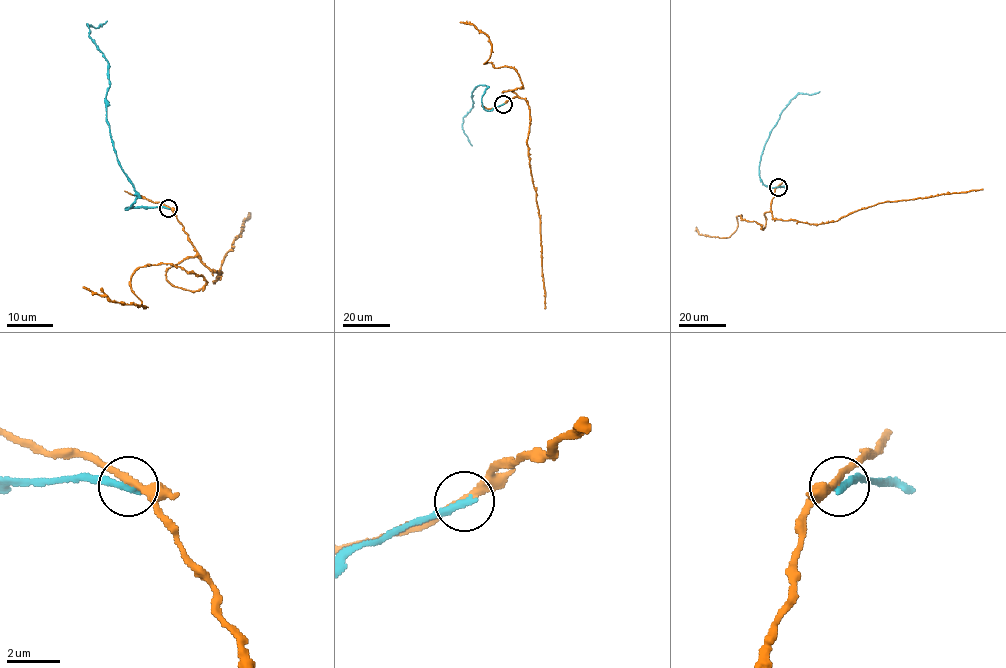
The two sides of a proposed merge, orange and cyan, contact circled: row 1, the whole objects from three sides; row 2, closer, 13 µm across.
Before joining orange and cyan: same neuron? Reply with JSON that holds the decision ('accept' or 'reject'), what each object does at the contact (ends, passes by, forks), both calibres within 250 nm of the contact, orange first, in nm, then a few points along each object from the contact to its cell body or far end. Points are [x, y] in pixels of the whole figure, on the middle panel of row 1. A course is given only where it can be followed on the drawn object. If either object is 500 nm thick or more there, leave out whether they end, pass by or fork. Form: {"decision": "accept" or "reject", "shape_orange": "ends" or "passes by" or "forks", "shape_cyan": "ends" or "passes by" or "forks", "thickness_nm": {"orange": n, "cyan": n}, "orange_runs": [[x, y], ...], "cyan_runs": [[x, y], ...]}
{"decision": "reject", "shape_orange": "passes by", "shape_cyan": "ends", "thickness_nm": {"orange": 240, "cyan": 280}, "orange_runs": [[503, 104], [519, 96], [526, 100], [529, 109], [528, 152], [539, 212], [545, 309]], "cyan_runs": [[503, 104], [486, 111], [482, 95], [487, 88], [480, 85], [474, 89], [473, 107], [462, 124], [472, 146]]}

